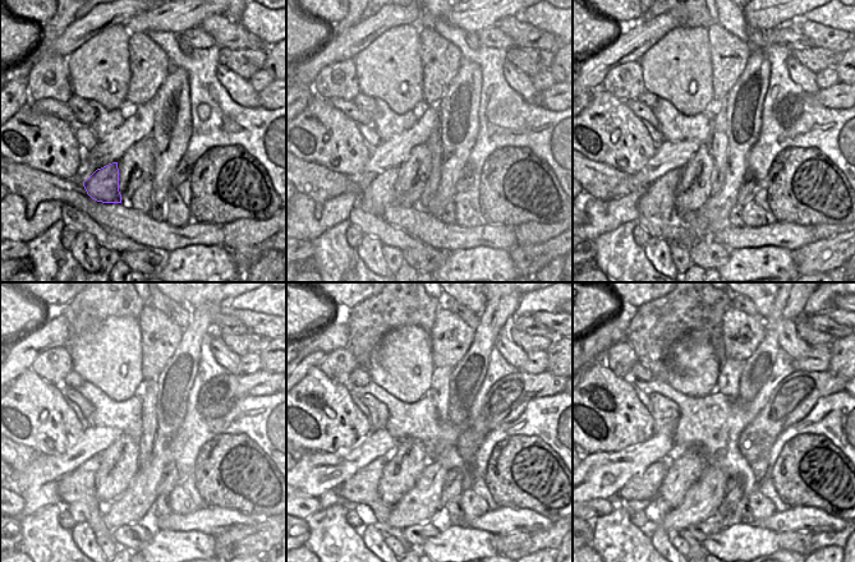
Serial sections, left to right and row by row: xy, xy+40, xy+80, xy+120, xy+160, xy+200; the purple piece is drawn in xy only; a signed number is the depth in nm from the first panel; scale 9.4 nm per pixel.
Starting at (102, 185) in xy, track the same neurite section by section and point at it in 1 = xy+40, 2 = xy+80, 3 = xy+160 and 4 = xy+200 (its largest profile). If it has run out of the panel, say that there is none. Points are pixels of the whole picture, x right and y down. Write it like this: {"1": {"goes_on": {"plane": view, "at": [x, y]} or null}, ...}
{"1": {"goes_on": {"plane": "xy+40", "at": [380, 192]}}, "2": {"goes_on": {"plane": "xy+80", "at": [658, 201]}}, "3": {"goes_on": {"plane": "xy+160", "at": [362, 488]}}, "4": {"goes_on": {"plane": "xy+200", "at": [646, 486]}}}

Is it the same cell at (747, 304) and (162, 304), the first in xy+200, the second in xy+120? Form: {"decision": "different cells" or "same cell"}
{"decision": "different cells"}

